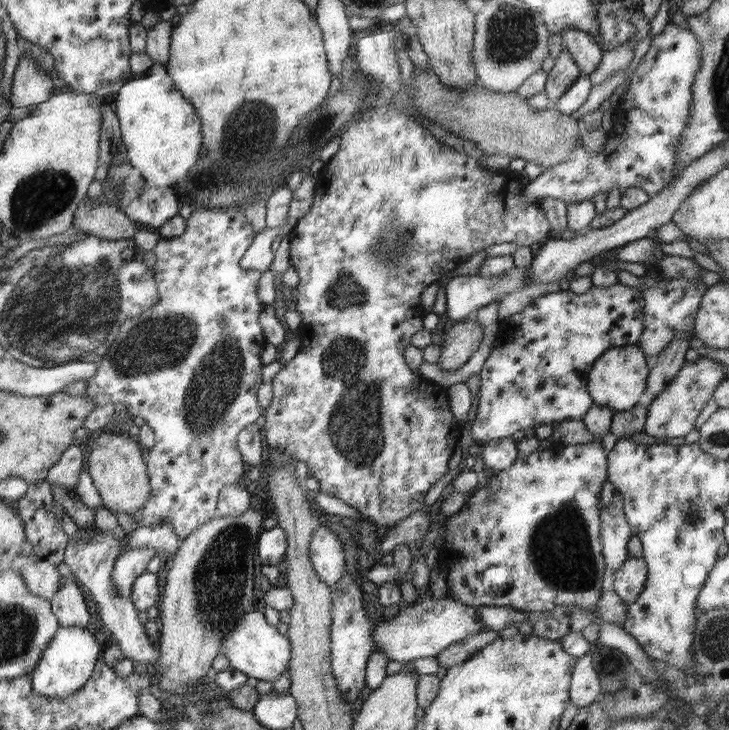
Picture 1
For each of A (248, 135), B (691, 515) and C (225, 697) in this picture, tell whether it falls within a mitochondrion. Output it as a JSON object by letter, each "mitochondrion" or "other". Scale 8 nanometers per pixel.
{"A":"mitochondrion","B":"mitochondrion","C":"other"}

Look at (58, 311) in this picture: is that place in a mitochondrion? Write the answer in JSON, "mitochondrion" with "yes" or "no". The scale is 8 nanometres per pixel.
{"mitochondrion":"yes"}

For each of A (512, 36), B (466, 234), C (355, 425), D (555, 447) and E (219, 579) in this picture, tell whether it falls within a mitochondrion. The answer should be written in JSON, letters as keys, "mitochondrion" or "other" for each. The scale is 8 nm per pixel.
{"A":"mitochondrion","B":"other","C":"mitochondrion","D":"other","E":"mitochondrion"}

